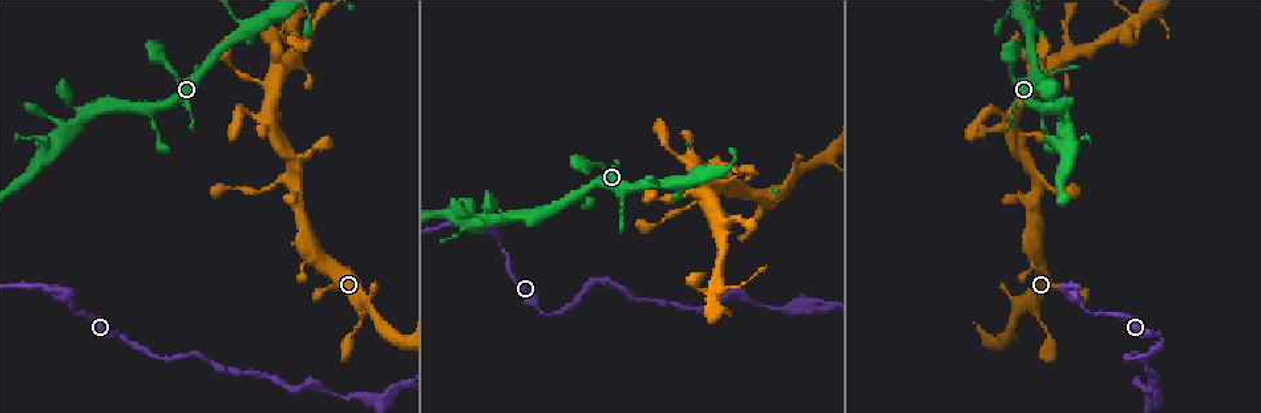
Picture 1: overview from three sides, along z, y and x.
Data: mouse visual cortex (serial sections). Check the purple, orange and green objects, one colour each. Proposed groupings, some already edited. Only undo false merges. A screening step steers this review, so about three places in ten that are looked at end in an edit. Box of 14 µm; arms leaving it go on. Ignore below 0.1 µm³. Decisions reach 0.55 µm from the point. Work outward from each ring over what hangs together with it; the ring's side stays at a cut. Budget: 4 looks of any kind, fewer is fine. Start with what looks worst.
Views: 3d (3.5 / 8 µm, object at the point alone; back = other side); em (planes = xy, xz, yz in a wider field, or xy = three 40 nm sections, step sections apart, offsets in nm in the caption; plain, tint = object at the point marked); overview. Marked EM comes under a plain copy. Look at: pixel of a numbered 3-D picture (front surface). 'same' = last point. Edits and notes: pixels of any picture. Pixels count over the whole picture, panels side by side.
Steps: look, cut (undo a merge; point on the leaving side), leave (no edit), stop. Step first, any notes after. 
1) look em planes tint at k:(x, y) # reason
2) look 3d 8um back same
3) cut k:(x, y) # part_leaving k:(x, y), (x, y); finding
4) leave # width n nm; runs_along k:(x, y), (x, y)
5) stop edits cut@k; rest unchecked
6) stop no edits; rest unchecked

look 3d 3.5um at 1:(545, 315)

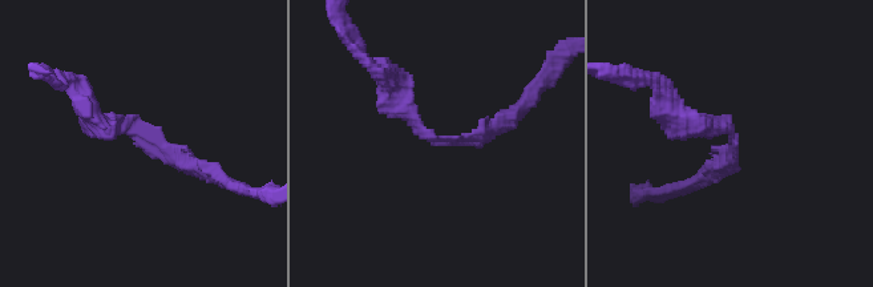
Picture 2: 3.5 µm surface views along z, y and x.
look em xy step 2 tint at 2:(728, 130) # arm_widths 200, 300 nm

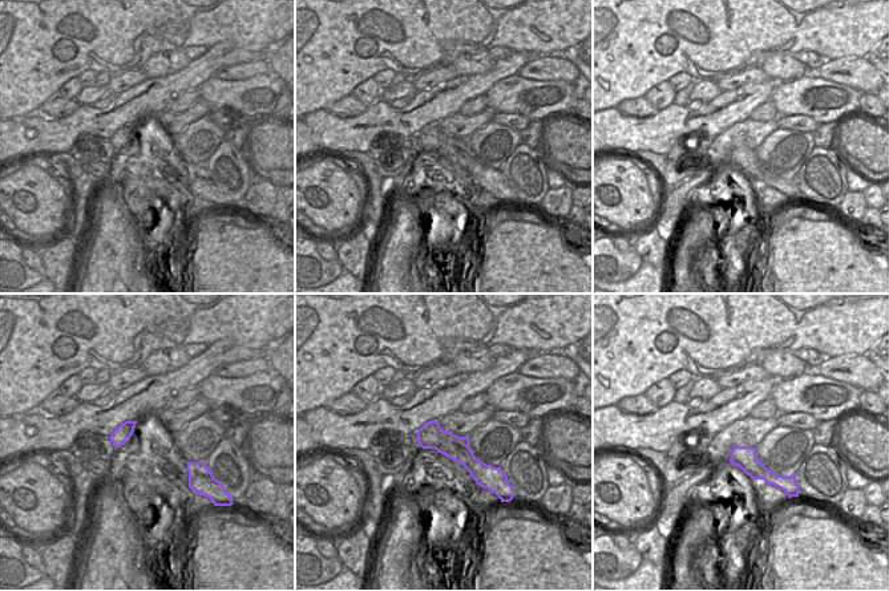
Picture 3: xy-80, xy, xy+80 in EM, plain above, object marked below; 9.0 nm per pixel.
leave # runs_along 3:(420, 433), (493, 472); all the same cell

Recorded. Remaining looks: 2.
look 3d 8um at 1:(239, 108) # sharp bend

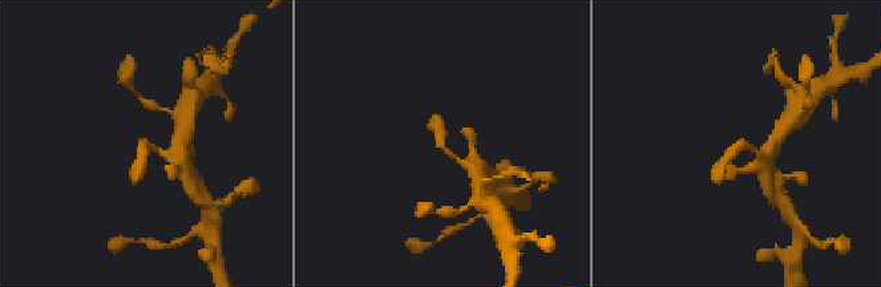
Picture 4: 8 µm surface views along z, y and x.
look em xy step 1 tint at 4:(439, 141)

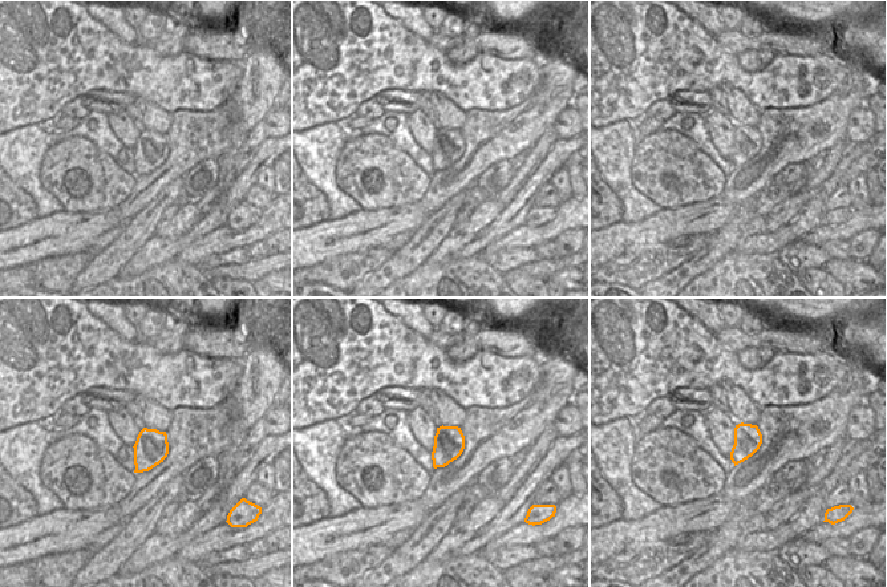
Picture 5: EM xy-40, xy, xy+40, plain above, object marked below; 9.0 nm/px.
leave # runs_along 4:(469, 165), (443, 148), (436, 121); one cell here

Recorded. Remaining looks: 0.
stop no edits; rest unchecked

